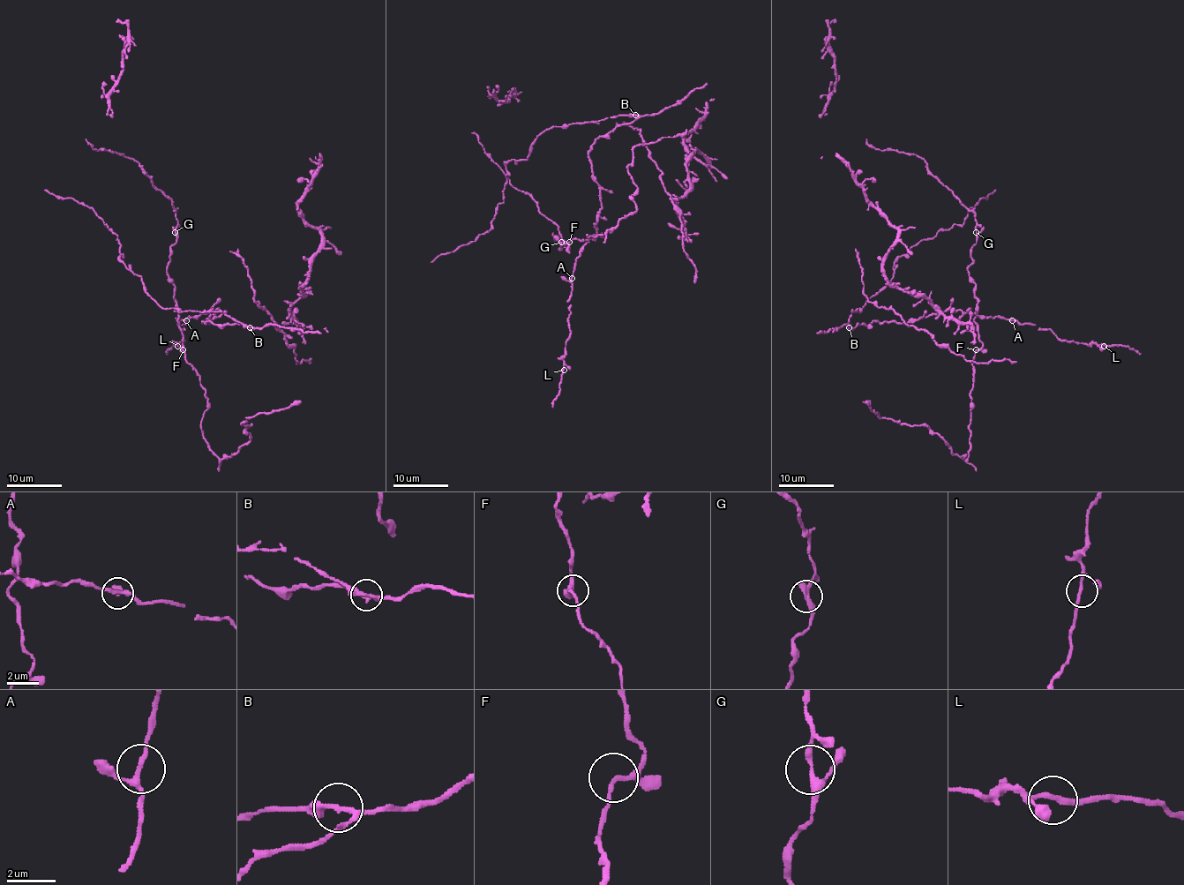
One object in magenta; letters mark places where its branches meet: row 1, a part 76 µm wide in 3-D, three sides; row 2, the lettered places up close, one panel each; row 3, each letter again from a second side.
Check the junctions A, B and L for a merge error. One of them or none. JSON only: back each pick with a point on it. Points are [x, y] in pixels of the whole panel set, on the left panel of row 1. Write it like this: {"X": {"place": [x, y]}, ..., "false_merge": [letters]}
{"false_merge": []}

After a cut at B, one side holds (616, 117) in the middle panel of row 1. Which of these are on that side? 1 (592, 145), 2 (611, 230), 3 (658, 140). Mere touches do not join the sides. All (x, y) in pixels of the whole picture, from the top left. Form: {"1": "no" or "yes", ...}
{"1": "no", "2": "yes", "3": "yes"}

